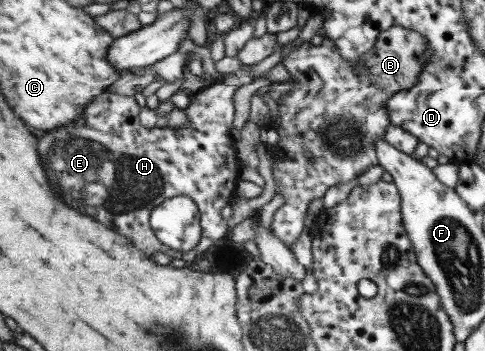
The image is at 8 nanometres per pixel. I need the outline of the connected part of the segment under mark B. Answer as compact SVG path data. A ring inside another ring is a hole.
M393 26L381 32L367 55L353 65L349 65L340 56L336 45L328 39L323 39L317 47L309 41L302 42L299 46L291 48L287 57L281 61L289 74L287 81L293 83L293 90L289 90L285 98L276 101L279 116L273 118L269 124L280 137L277 145L269 148L271 153L277 153L279 156L272 158L275 192L282 194L285 200L274 213L270 227L287 246L293 246L297 242L303 228L303 218L313 199L321 199L326 189L357 178L369 166L378 164L373 143L381 139L386 125L389 124L385 101L389 95L409 88L417 81L417 75L424 64L422 52L425 49L427 42L417 32Z

